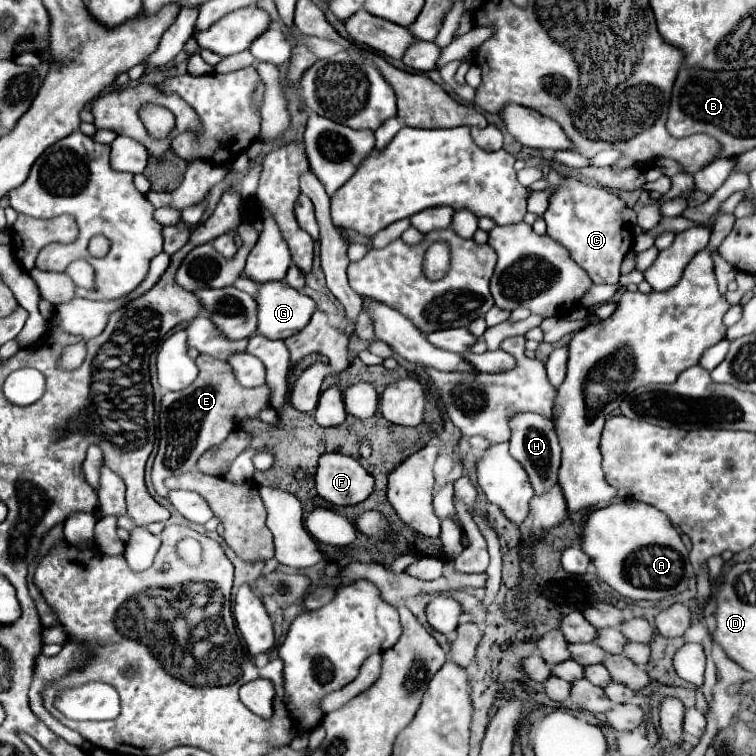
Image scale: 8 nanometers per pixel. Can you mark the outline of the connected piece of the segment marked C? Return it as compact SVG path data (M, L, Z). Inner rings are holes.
M565 177L561 185L553 187L543 219L547 223L547 235L569 251L571 259L587 271L593 283L619 283L619 265L635 241L633 227L621 217L625 207L627 203L615 191L575 177Z

